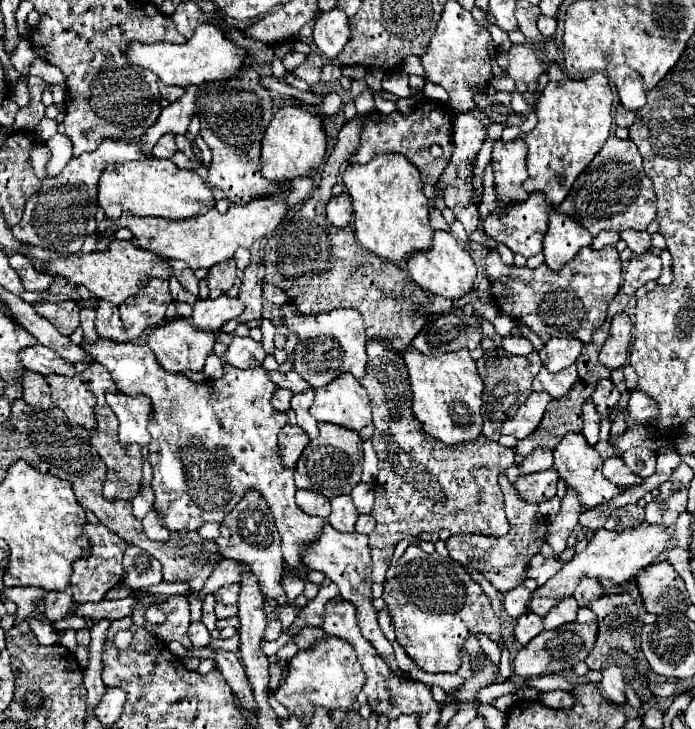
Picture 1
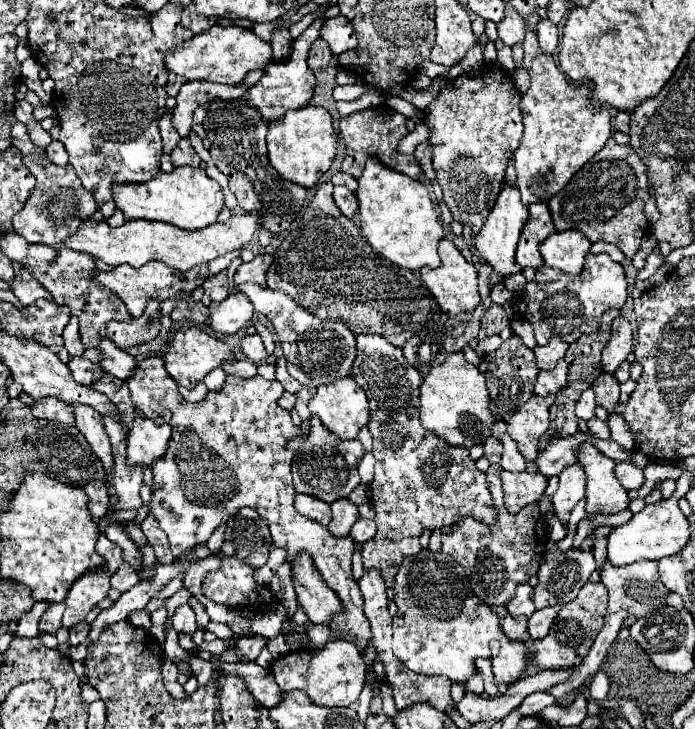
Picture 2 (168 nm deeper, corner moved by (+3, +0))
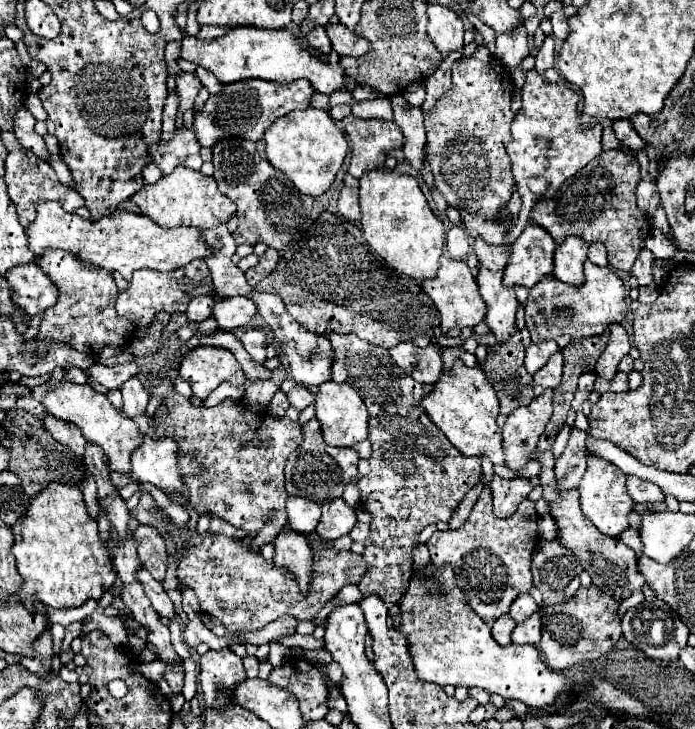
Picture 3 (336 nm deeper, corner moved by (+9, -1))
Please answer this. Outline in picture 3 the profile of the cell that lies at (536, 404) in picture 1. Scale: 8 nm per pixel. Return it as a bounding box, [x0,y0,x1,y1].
[503,389,553,469]

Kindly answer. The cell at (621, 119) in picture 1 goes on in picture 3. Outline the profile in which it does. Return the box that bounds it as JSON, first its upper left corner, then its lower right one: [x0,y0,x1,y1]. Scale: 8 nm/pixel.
[613,119,645,151]

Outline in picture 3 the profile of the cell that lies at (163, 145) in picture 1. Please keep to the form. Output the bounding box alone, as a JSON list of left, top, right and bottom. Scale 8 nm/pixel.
[161,91,179,141]

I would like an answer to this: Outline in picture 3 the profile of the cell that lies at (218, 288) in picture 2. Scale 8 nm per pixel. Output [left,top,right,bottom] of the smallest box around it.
[189,295,215,323]

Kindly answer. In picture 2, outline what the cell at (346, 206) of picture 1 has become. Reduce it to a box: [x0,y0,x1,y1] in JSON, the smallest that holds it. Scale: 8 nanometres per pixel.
[333,186,357,218]

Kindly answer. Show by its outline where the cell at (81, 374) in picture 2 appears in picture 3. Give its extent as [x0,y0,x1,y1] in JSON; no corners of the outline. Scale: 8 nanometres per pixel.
[87,363,141,389]

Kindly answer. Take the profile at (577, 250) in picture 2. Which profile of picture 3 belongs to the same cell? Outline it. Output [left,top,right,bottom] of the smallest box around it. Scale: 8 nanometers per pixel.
[553,237,589,287]

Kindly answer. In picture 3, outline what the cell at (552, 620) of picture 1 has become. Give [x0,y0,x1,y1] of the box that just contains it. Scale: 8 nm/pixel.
[511,613,541,645]

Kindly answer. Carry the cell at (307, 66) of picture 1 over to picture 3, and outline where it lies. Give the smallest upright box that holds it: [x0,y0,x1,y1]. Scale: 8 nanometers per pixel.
[307,25,331,55]

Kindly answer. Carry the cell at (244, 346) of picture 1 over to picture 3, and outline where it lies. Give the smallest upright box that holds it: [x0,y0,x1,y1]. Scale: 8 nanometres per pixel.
[241,329,267,363]

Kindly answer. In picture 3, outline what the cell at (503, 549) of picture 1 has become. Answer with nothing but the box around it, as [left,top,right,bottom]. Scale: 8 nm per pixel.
[427,487,537,621]

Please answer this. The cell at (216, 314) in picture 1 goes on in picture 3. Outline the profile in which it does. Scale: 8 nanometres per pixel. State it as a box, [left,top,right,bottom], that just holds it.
[213,297,257,331]

